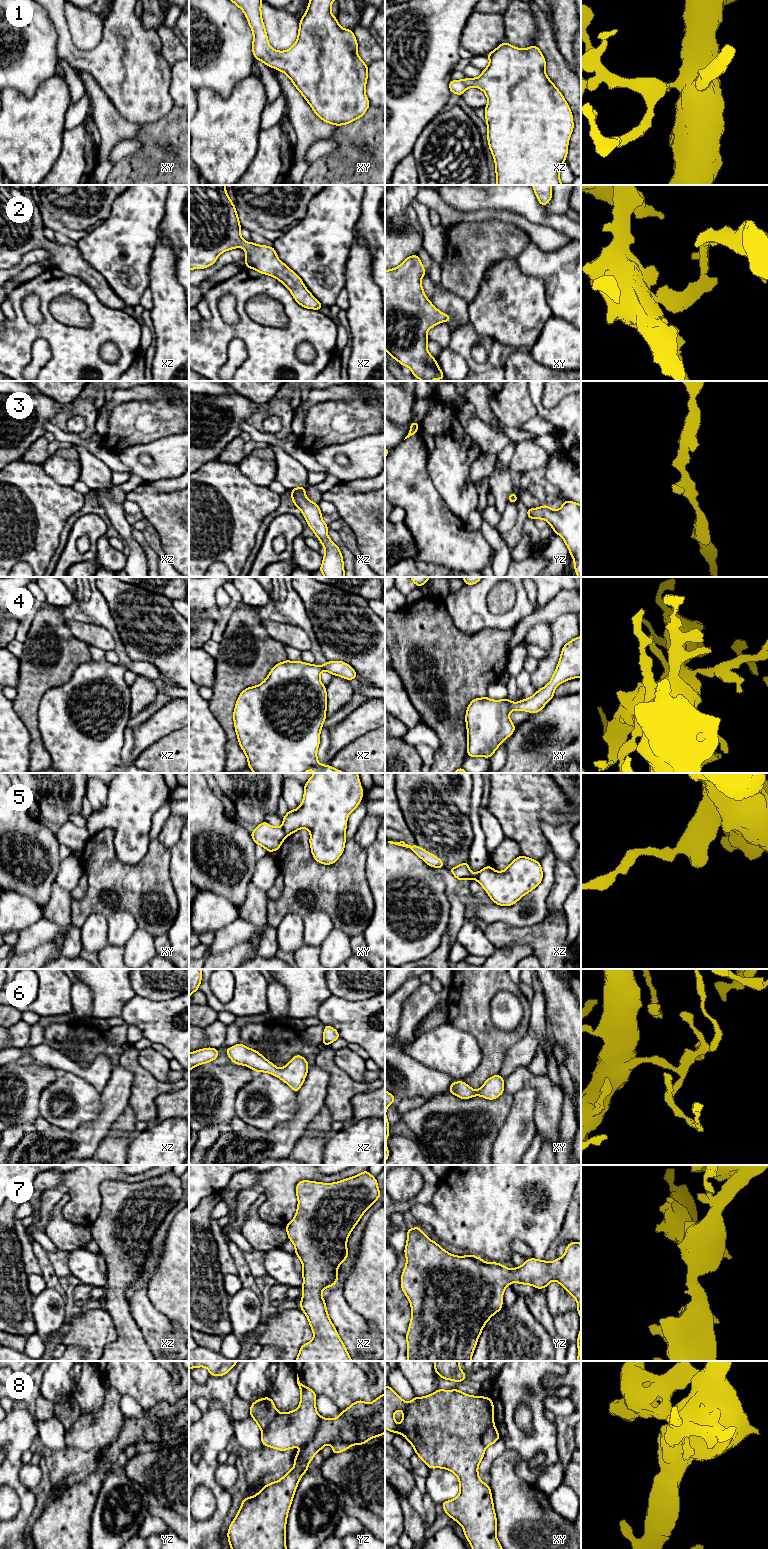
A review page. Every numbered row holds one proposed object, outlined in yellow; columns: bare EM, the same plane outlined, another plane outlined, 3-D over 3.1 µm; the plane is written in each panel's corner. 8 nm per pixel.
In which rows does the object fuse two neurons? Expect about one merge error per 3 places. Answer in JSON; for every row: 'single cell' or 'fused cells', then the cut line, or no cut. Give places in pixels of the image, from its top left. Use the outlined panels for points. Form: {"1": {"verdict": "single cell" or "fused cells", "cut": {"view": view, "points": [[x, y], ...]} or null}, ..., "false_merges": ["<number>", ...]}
{"1": {"verdict": "single cell", "cut": null}, "2": {"verdict": "single cell", "cut": null}, "3": {"verdict": "single cell", "cut": null}, "4": {"verdict": "single cell", "cut": null}, "5": {"verdict": "fused cells", "cut": {"view": "xy", "points": [[281, 827], [286, 836]]}}, "6": {"verdict": "single cell", "cut": null}, "7": {"verdict": "single cell", "cut": null}, "8": {"verdict": "single cell", "cut": null}, "false_merges": ["5"]}

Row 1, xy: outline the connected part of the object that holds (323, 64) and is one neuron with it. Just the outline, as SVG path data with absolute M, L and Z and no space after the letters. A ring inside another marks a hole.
M230 0L243 12L253 34L252 51L255 60L261 60L265 65L285 73L297 90L311 106L315 114L324 122L335 126L349 124L367 111L370 102L365 94L368 78L368 66L358 56L358 43L353 30L342 28L331 13L334 0L310 0L307 10L299 21L298 38L295 44L286 51L274 50L269 42L262 20L261 5L263 0Z

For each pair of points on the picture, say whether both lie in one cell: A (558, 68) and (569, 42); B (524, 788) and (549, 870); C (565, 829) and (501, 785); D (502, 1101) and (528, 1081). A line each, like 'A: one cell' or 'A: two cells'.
A: two cells
B: two cells
C: two cells
D: two cells

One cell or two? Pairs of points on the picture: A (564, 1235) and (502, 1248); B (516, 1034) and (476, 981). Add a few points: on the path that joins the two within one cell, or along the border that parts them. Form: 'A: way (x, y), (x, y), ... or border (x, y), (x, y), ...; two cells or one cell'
A: border (566, 1214), (562, 1229), (545, 1256); two cells
B: way (498, 1035), (476, 1015), (476, 999); one cell

